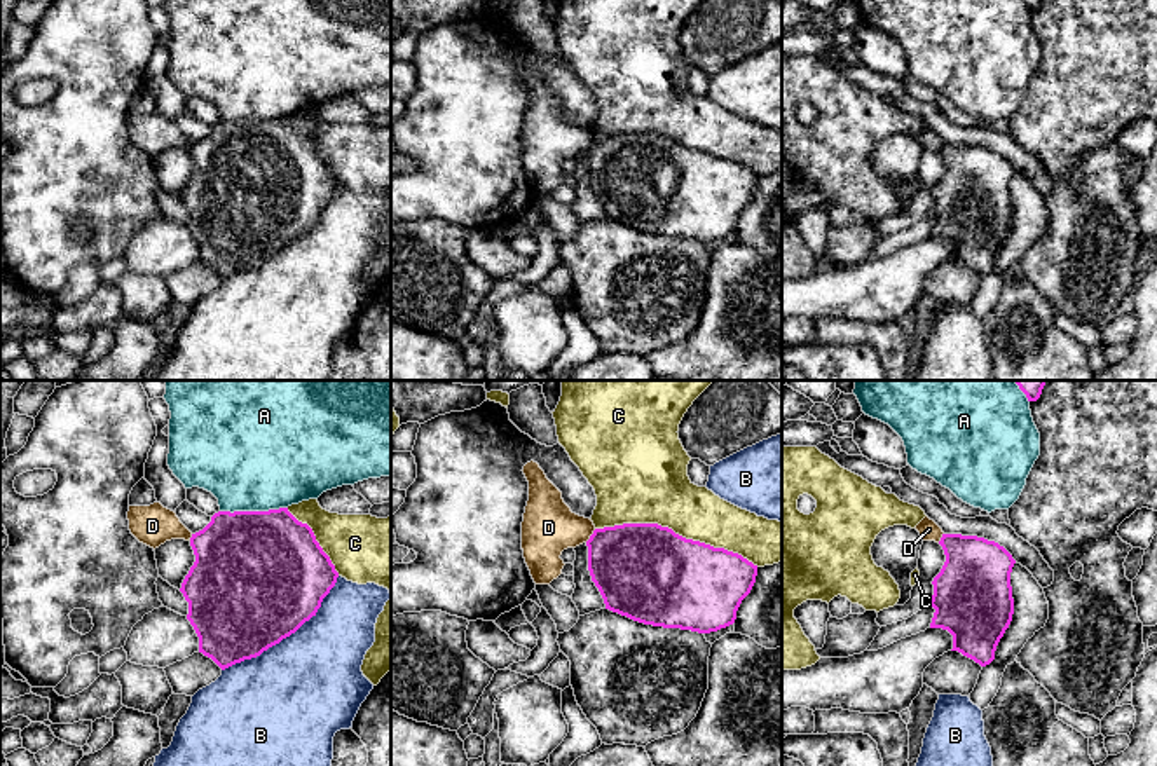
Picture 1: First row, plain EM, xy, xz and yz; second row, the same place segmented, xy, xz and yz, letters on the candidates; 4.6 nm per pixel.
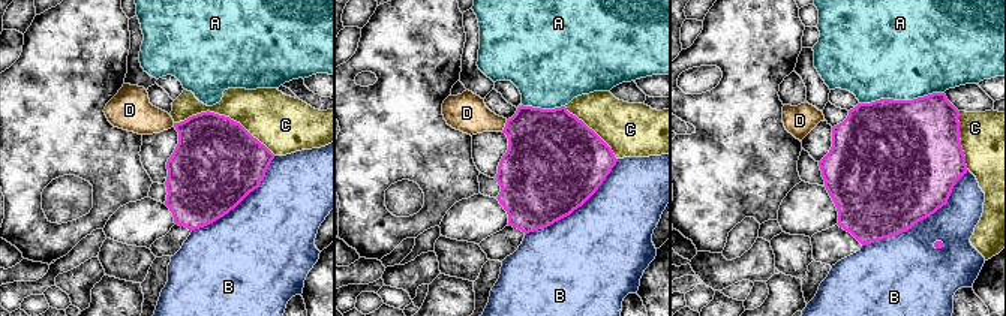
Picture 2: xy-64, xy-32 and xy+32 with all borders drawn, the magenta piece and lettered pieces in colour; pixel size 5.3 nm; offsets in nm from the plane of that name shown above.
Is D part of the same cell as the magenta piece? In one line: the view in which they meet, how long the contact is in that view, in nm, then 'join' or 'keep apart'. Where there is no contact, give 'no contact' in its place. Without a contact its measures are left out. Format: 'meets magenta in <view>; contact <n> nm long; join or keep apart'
meets magenta in xz; contact 80 nm long; keep apart

